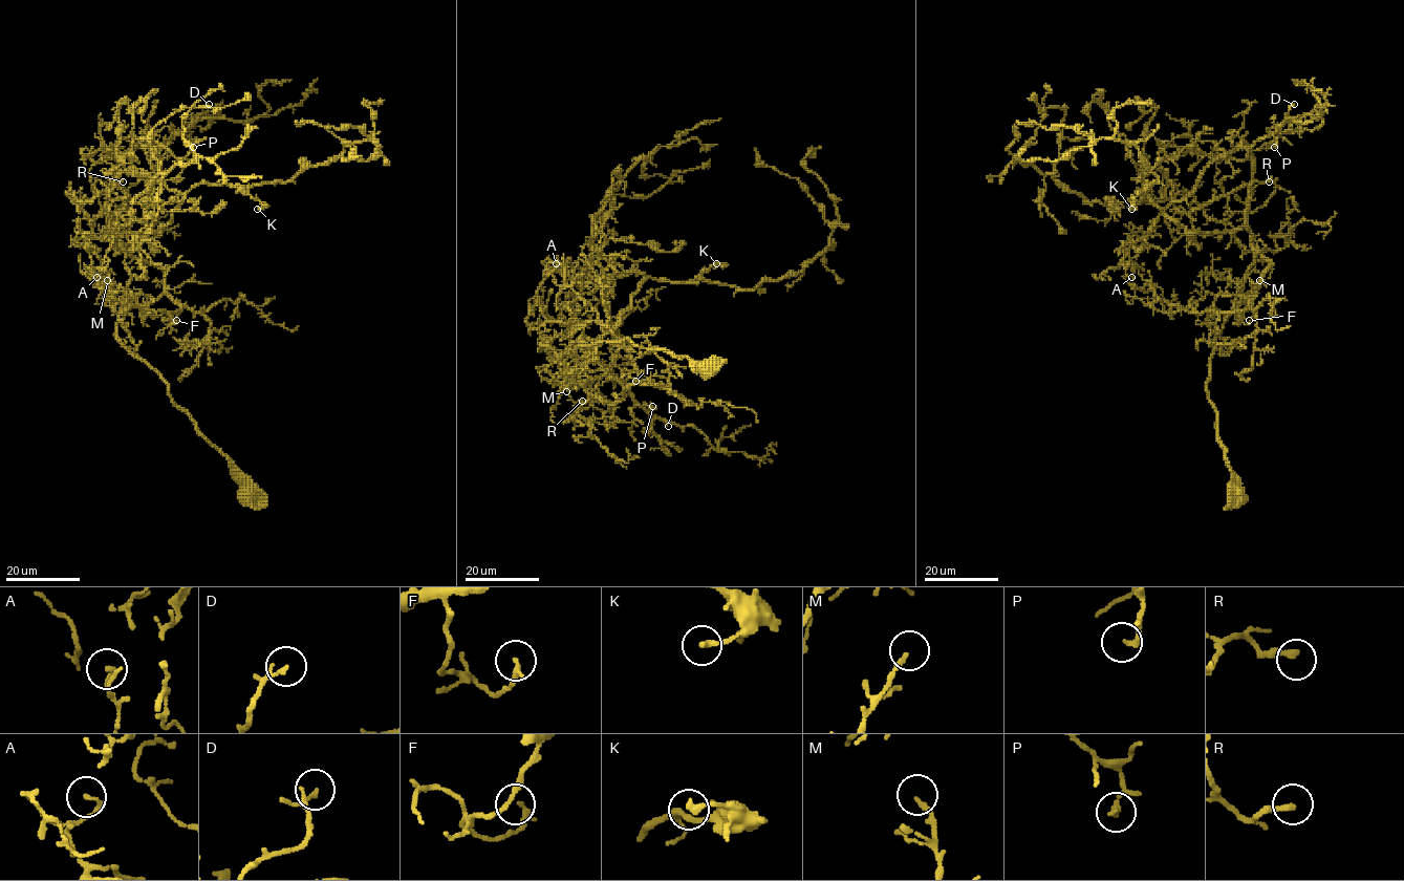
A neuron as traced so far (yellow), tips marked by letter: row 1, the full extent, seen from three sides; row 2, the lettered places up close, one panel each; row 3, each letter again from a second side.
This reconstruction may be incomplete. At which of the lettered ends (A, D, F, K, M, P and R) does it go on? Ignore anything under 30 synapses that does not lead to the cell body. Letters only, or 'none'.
none

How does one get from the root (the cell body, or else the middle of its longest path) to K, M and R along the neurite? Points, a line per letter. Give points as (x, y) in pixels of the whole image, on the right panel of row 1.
K: (1235, 493), (1207, 380), (1213, 341), (1254, 261), (1252, 233), (1188, 232), (1152, 201), (1150, 184), (1131, 209)
M: (1235, 493), (1217, 434), (1217, 414), (1207, 393), (1208, 361), (1236, 295), (1239, 291), (1251, 294), (1259, 280)
R: (1235, 493), (1217, 414), (1207, 393), (1208, 361), (1254, 261), (1247, 224), (1250, 186), (1269, 181)

